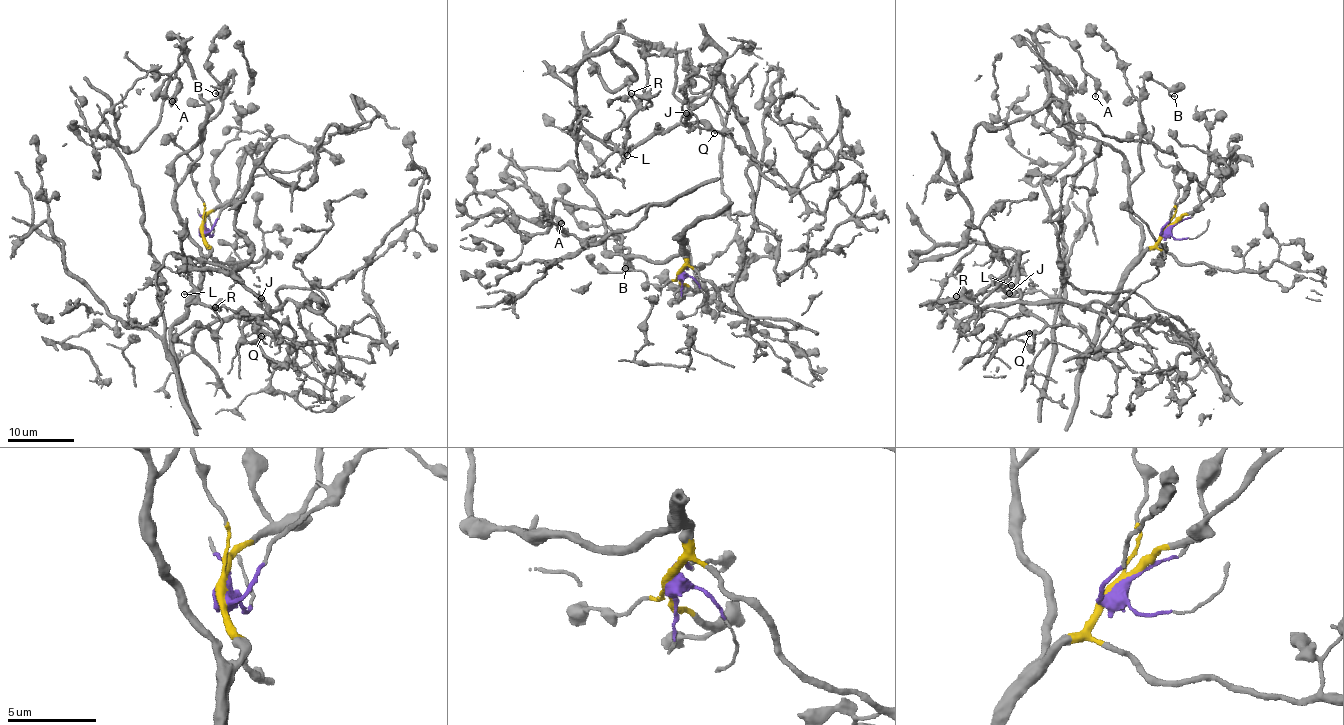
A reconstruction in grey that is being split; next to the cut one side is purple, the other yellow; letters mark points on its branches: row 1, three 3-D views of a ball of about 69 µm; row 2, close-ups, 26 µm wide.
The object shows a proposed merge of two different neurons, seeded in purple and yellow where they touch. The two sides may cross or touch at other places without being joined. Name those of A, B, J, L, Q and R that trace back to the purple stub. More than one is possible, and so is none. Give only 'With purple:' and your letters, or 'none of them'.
With purple: J, L, Q, R

